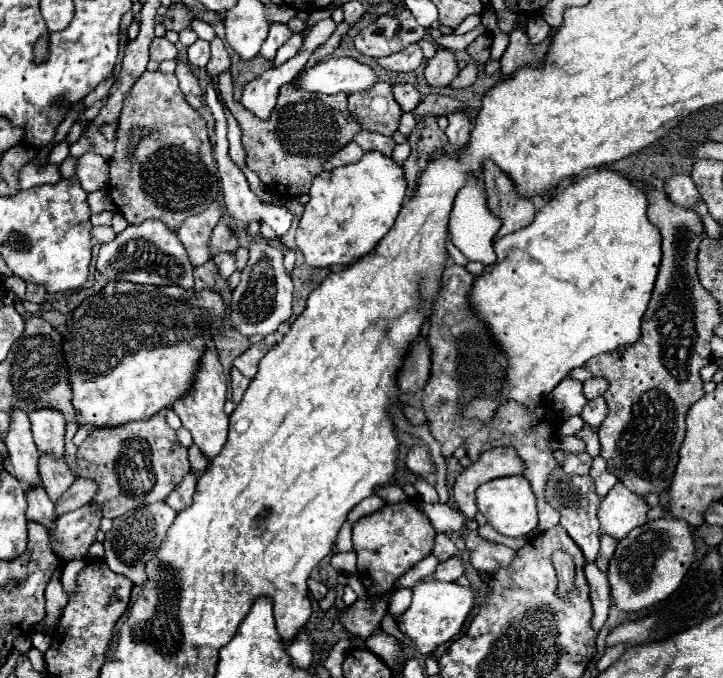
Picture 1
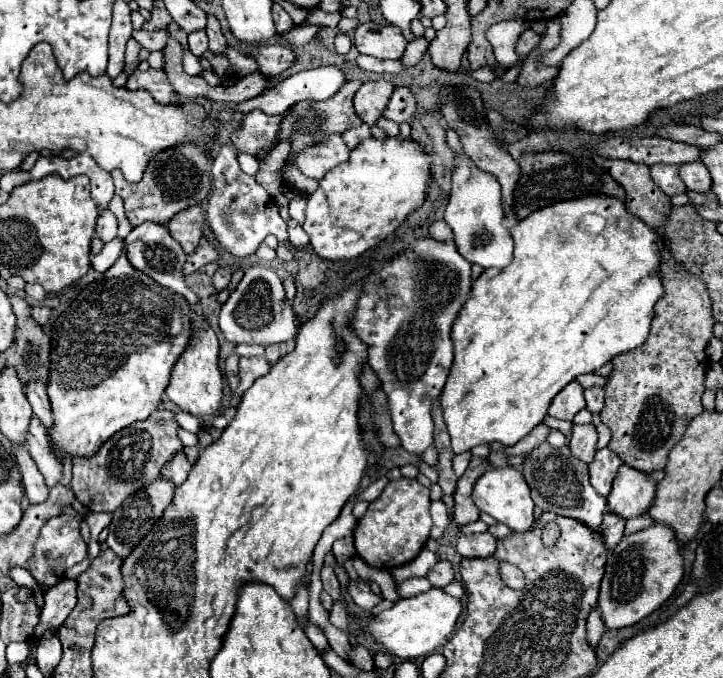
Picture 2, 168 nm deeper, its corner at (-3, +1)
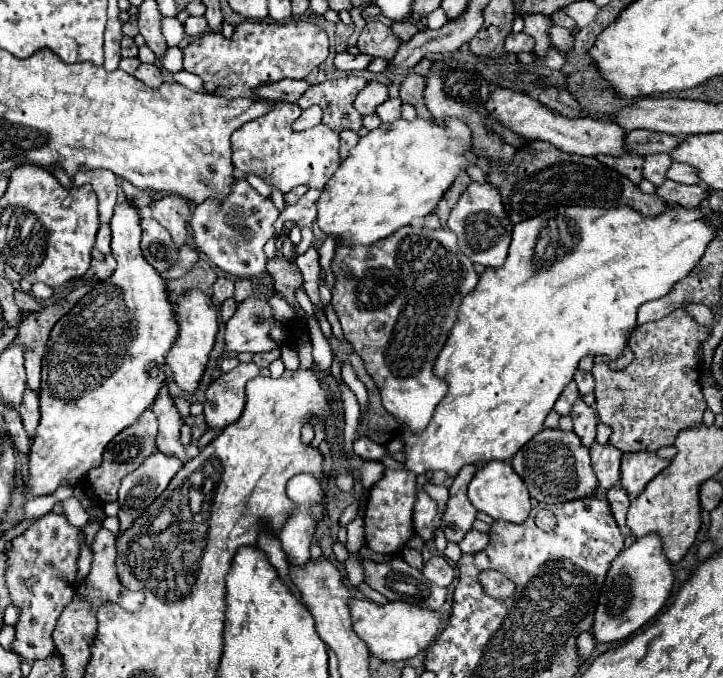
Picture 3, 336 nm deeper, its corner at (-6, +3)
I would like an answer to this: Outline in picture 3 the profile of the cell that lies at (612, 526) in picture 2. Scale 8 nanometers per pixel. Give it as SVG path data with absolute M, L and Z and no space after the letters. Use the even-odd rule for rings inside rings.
M612 486L606 492L606 498L610 502L610 508L612 508L612 514L618 522L618 526L624 528L626 526L626 512L628 512L628 506L630 506L630 496L626 494L626 490L620 490L620 486Z

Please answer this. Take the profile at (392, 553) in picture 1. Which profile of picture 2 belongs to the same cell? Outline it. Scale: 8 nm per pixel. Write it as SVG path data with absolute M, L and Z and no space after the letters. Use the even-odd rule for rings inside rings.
M411 478L391 480L385 486L383 494L369 504L365 516L359 520L353 532L357 556L377 570L393 570L401 564L411 562L429 540L429 532L433 526L429 506L429 488Z

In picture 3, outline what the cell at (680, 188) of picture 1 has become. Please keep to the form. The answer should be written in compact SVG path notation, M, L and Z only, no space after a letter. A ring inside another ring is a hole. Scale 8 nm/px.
M650 154L644 158L642 176L650 180L654 186L660 186L666 180L666 170L670 168L672 158L668 154Z

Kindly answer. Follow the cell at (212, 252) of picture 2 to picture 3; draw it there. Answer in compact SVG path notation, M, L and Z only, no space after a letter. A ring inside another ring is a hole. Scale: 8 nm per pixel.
M180 246L178 250L178 262L174 262L174 266L170 266L170 270L166 270L166 274L160 274L164 280L174 280L174 278L182 278L198 260L198 252L190 246Z

